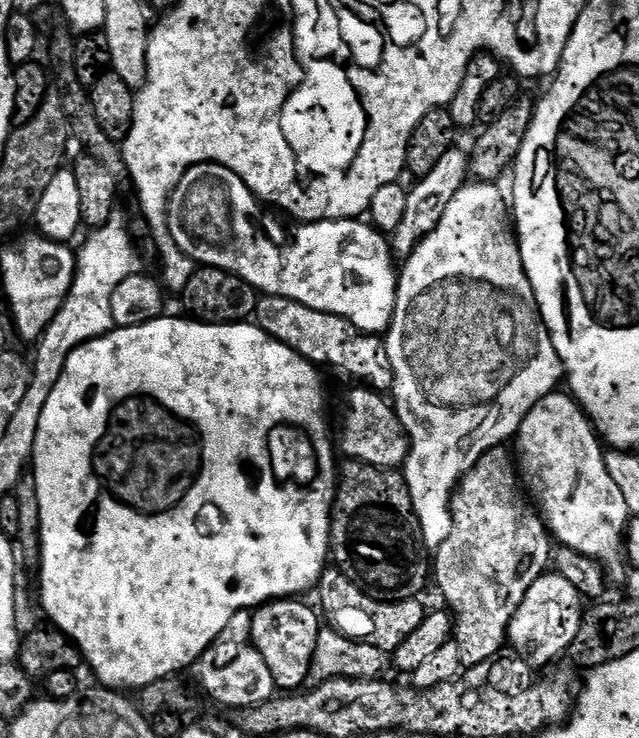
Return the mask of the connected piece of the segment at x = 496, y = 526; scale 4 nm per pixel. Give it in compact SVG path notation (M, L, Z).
M504 446L487 452L464 475L453 494L450 538L446 538L446 542L434 552L434 584L440 587L454 617L454 642L465 669L496 658L500 647L505 647L508 627L518 606L522 606L522 598L526 598L526 590L549 571L553 547L539 511L530 503L522 487L513 453Z

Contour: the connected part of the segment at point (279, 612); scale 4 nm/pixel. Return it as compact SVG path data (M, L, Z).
M300 598L273 600L252 612L251 647L262 654L266 666L270 666L270 674L274 674L277 689L280 690L300 690L308 684L314 646L318 646L318 634L322 627L321 613L302 601Z

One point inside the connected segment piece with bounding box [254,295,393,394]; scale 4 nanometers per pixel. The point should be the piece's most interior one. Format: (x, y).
(322, 338)

